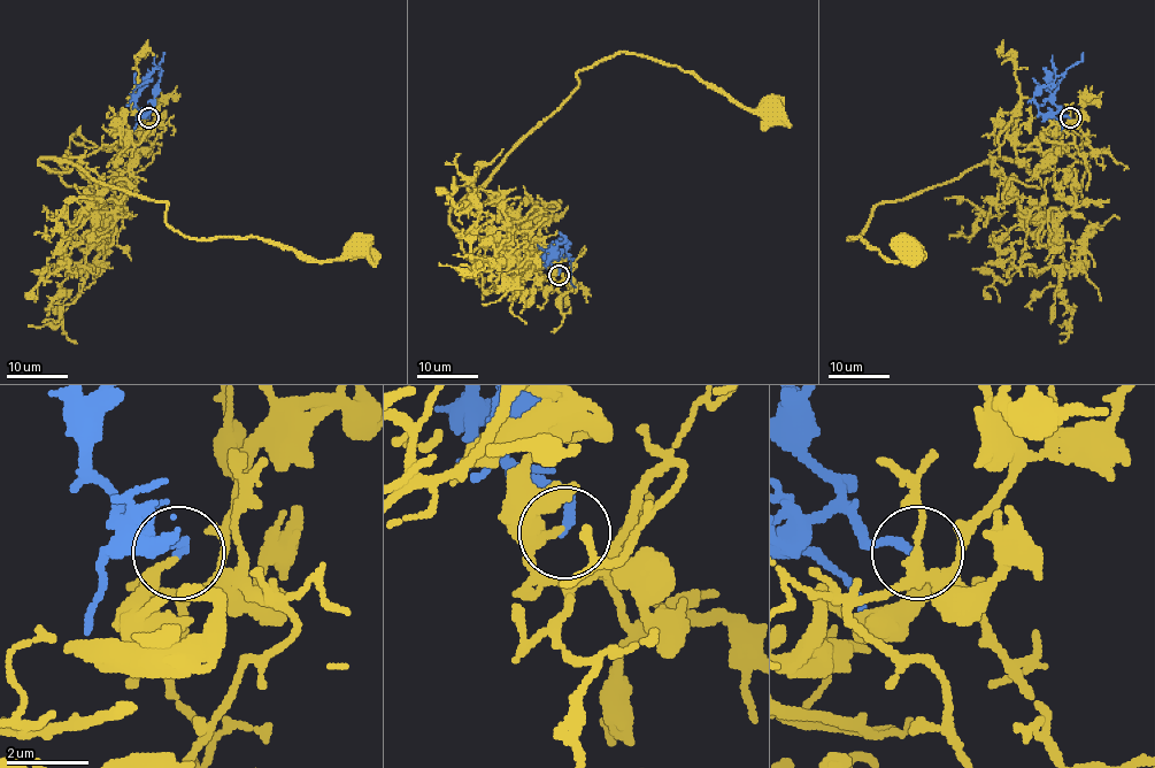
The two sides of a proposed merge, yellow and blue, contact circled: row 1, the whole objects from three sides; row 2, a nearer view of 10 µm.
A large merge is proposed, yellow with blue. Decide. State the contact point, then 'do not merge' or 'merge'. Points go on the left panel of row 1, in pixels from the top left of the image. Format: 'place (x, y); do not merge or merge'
place (148, 117); merge

